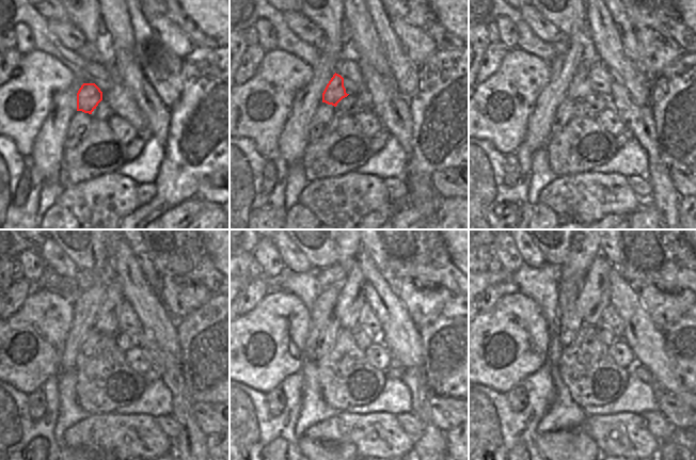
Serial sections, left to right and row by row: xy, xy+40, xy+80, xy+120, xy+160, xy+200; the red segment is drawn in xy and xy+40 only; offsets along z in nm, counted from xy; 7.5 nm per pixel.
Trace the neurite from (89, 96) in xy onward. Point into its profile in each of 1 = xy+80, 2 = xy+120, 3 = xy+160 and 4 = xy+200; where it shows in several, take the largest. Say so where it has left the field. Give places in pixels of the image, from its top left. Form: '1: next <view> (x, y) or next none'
1: next xy+80 (580, 88)
2: next xy+120 (106, 322)
3: next xy+160 (351, 298)
4: next xy+200 (595, 296)

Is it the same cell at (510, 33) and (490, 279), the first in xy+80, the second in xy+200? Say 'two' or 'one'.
two

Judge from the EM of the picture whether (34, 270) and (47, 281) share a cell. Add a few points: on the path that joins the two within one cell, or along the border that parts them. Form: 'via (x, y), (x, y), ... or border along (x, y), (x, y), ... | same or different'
border along (45, 265), (43, 275), (36, 284) | different

